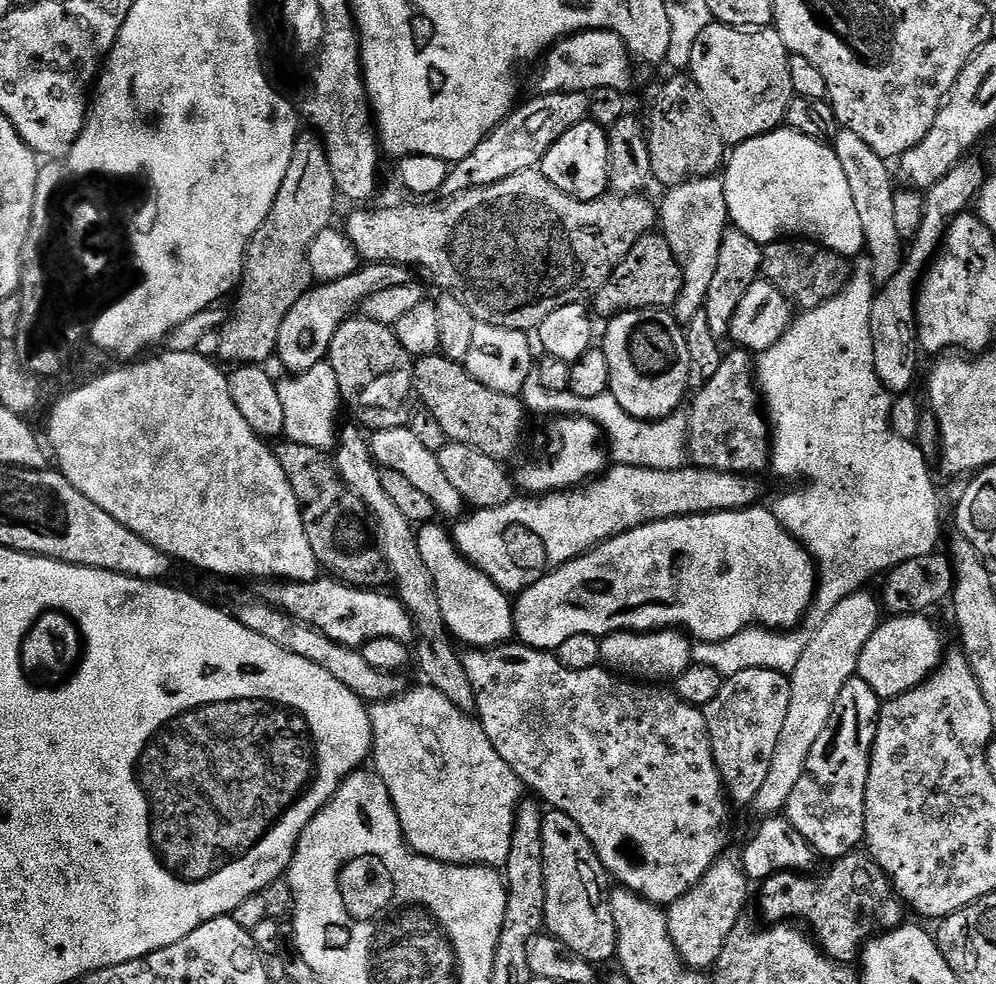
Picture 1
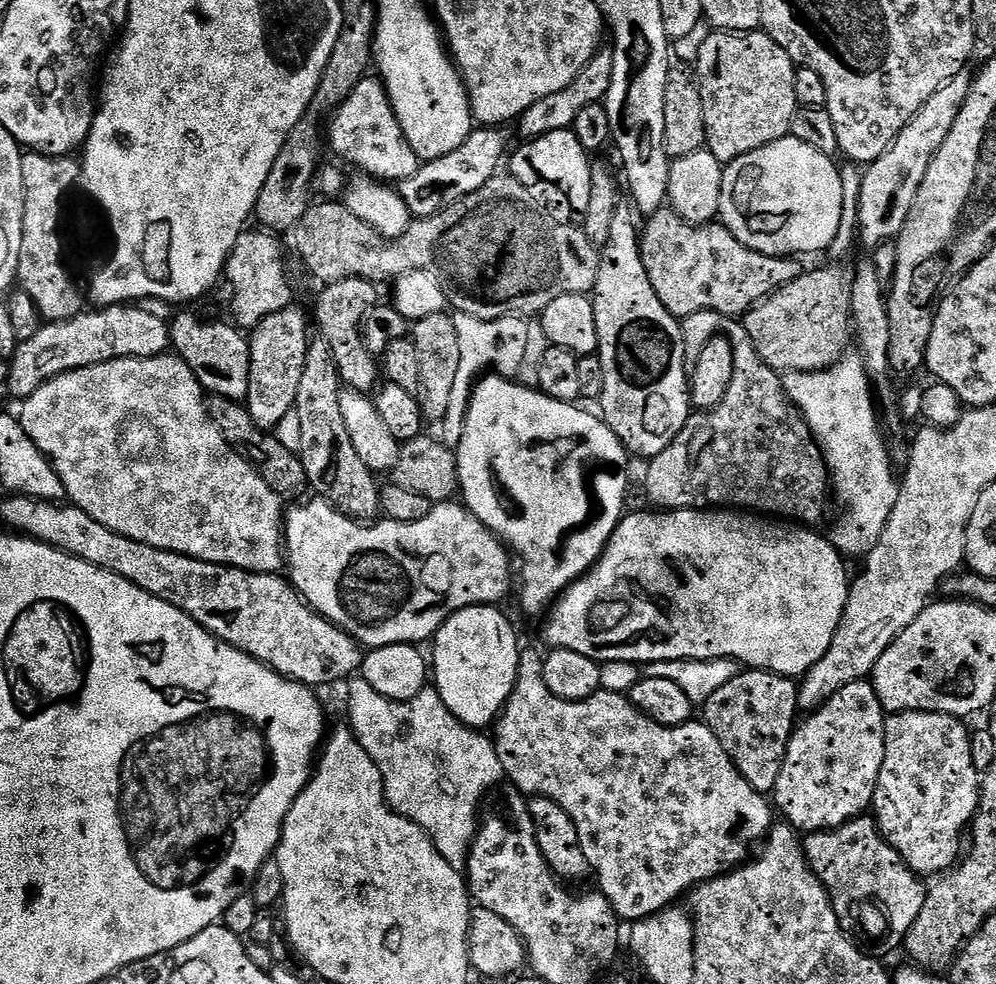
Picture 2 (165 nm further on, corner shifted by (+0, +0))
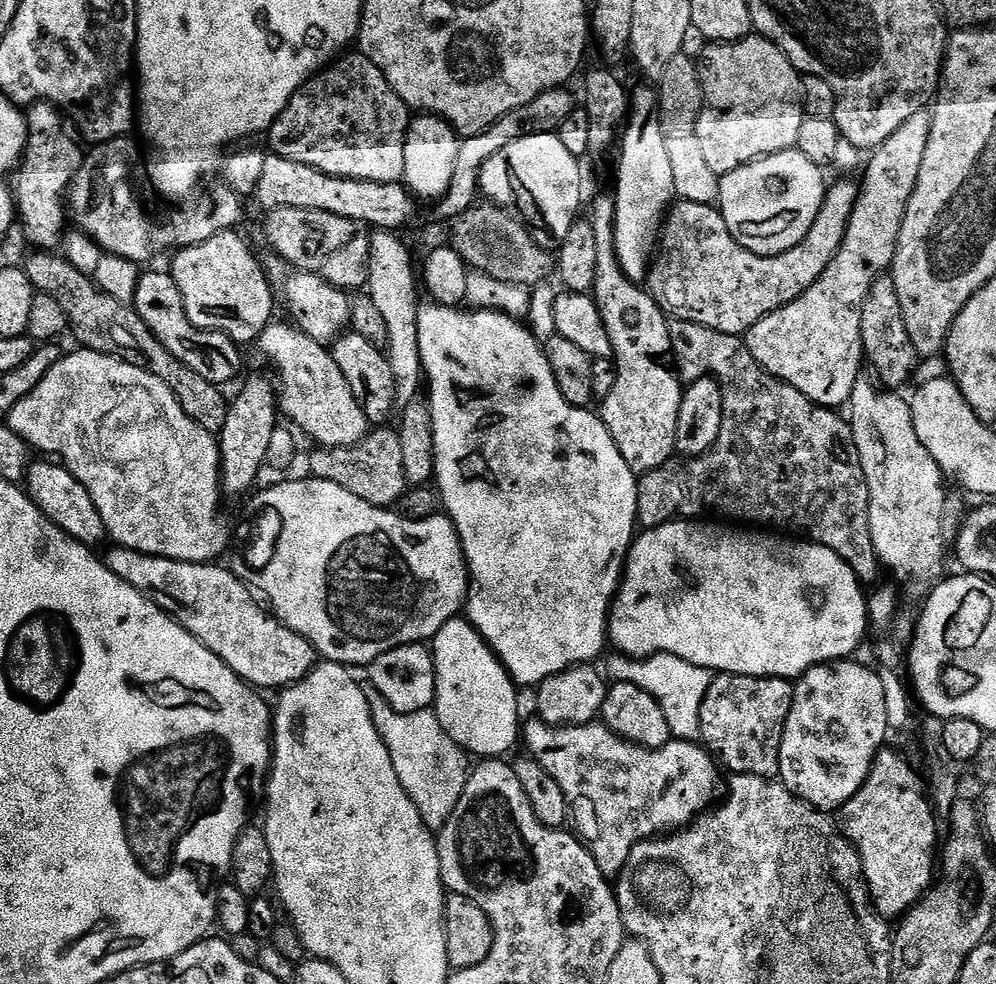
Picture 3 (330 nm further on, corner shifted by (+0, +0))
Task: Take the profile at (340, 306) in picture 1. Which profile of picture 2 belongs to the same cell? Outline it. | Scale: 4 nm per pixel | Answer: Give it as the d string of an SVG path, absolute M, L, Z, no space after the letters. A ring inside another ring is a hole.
M299 306L283 308L278 314L262 318L262 322L251 329L250 346L250 390L246 407L250 418L259 428L274 430L296 407L298 386L302 383L302 372L306 370L306 354L310 343L308 336L310 316Z

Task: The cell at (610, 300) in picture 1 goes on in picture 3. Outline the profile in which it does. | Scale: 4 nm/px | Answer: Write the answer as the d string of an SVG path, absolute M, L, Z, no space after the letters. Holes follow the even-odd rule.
M840 180L833 188L831 185L824 193L824 206L814 226L808 231L808 236L797 248L791 248L781 256L759 256L747 252L736 241L734 234L730 234L730 226L726 226L719 207L677 199L666 213L658 251L646 281L647 291L652 293L664 315L673 320L700 323L722 334L743 337L755 324L762 322L762 318L766 318L784 304L797 300L824 276L824 271L830 266L830 262L834 262L846 238L859 194L856 180Z

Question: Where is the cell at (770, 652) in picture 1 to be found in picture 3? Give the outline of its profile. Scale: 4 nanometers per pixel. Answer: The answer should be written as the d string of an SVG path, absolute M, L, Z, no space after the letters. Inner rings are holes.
M659 652L657 656L649 656L647 660L634 660L623 654L609 655L609 677L617 681L633 684L646 694L650 694L662 706L662 714L666 714L666 722L670 722L673 737L678 740L700 740L700 719L702 718L702 702L706 698L706 690L710 690L714 673L710 668L694 666L674 654Z

